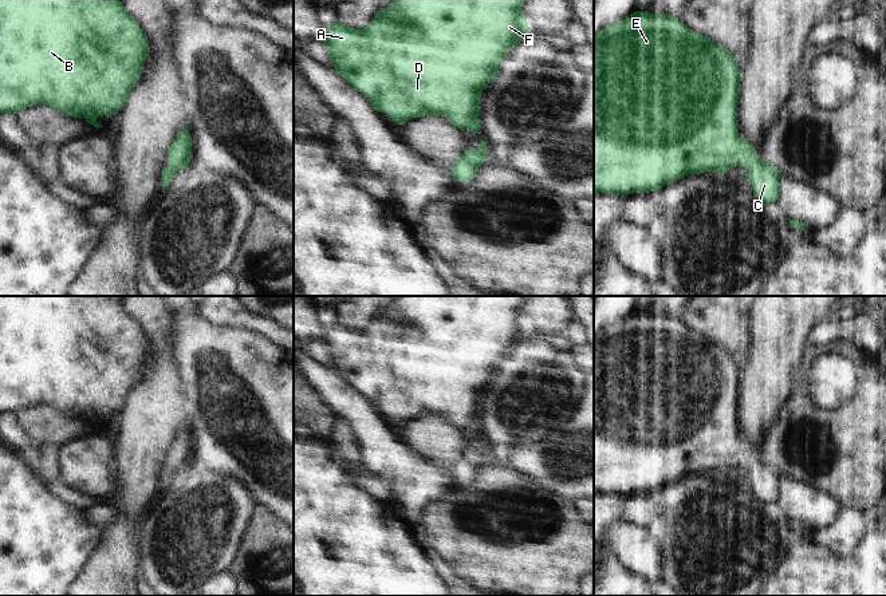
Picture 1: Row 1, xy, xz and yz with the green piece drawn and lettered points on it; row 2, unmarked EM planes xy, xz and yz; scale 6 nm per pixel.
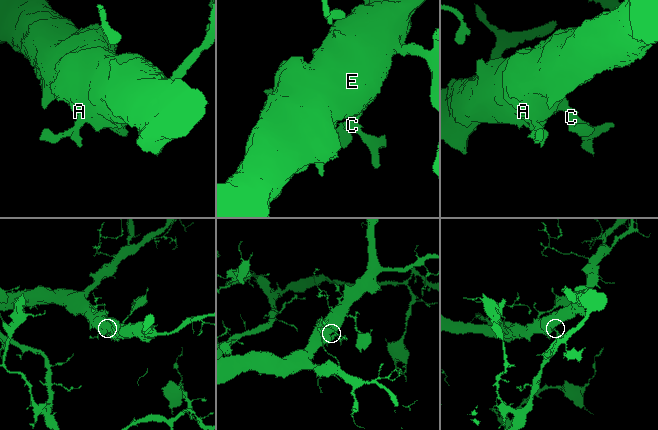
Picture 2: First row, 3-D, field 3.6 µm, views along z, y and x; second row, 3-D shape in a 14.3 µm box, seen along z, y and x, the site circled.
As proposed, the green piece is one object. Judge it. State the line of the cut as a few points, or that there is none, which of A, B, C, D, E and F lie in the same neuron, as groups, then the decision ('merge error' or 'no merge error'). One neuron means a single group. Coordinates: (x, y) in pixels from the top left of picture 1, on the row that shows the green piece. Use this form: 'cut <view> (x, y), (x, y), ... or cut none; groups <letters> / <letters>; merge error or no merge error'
cut none; groups A B C D E F; no merge error

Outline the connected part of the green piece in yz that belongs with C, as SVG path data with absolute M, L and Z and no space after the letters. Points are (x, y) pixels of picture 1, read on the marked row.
M634 12L594 35L594 196L599 193L627 196L650 193L681 179L689 174L717 171L720 175L735 166L745 166L755 196L764 204L779 201L780 171L759 158L755 147L739 137L737 106L741 71L733 55L709 38L686 28L678 17L669 15Z

